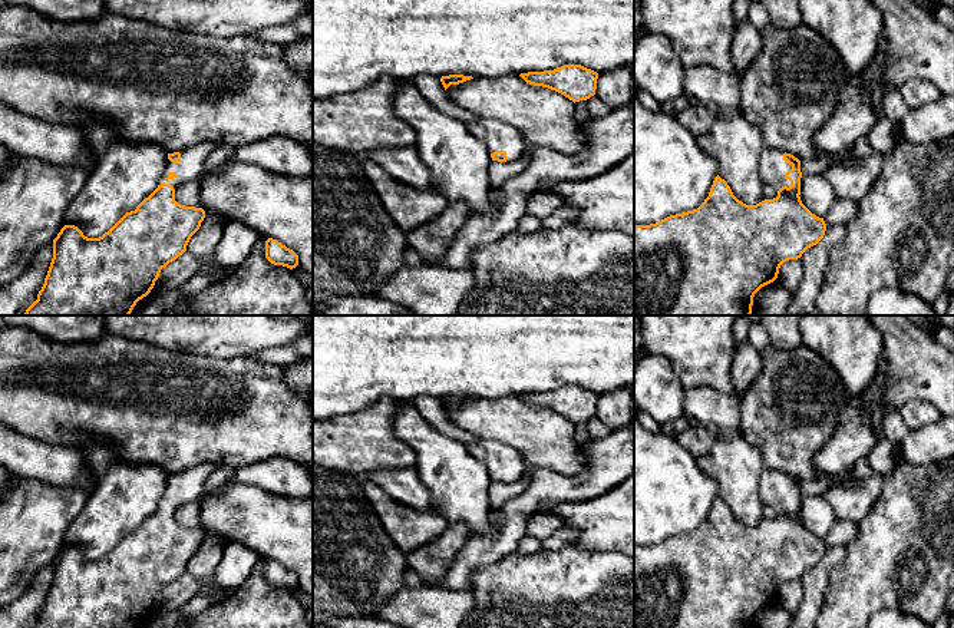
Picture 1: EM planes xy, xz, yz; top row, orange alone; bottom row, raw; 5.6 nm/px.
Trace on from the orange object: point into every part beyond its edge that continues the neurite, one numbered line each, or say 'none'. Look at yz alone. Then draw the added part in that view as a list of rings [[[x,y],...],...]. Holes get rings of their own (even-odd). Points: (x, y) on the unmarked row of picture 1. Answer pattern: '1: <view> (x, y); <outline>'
1: yz (773, 488); [[[765,467],[760,477],[760,499],[776,512],[782,508],[790,508],[785,495],[792,490],[792,486],[783,480],[783,475],[783,472]]]

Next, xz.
1: xz (495, 456); [[[483,440],[466,444],[468,450],[486,467],[489,475],[506,473],[506,483],[516,482],[526,469],[524,456],[501,442]]]

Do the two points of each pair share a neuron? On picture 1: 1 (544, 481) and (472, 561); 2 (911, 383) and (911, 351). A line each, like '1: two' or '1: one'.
1: one
2: one

